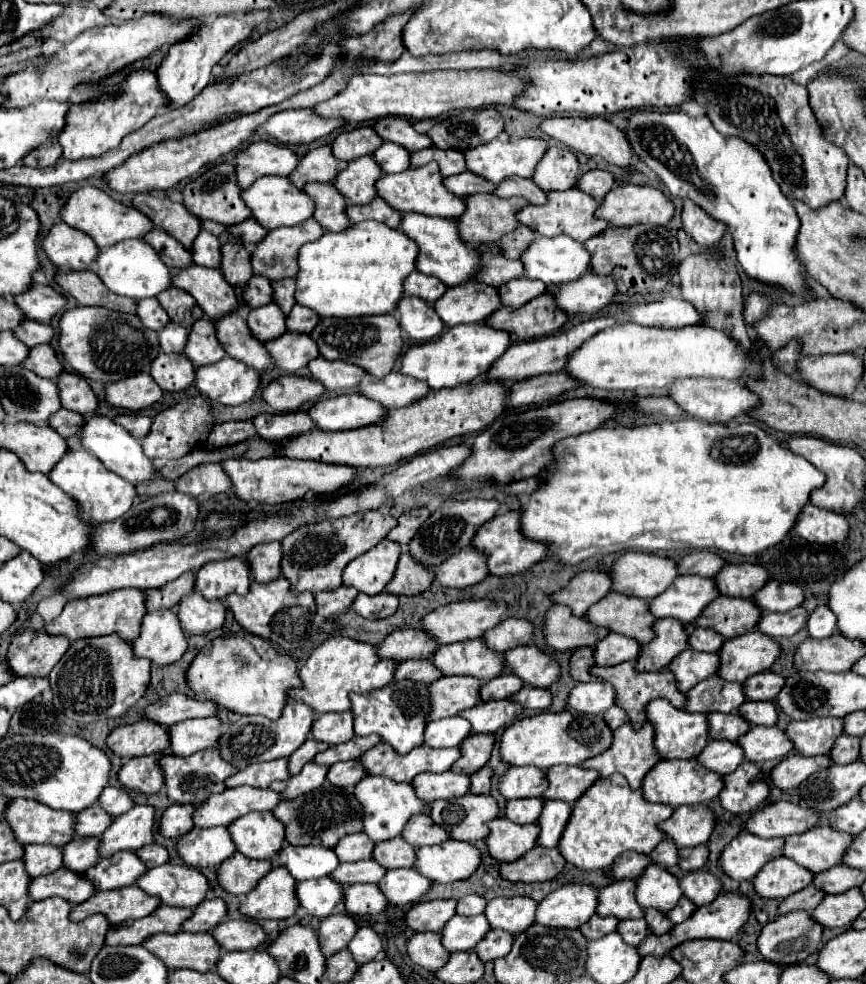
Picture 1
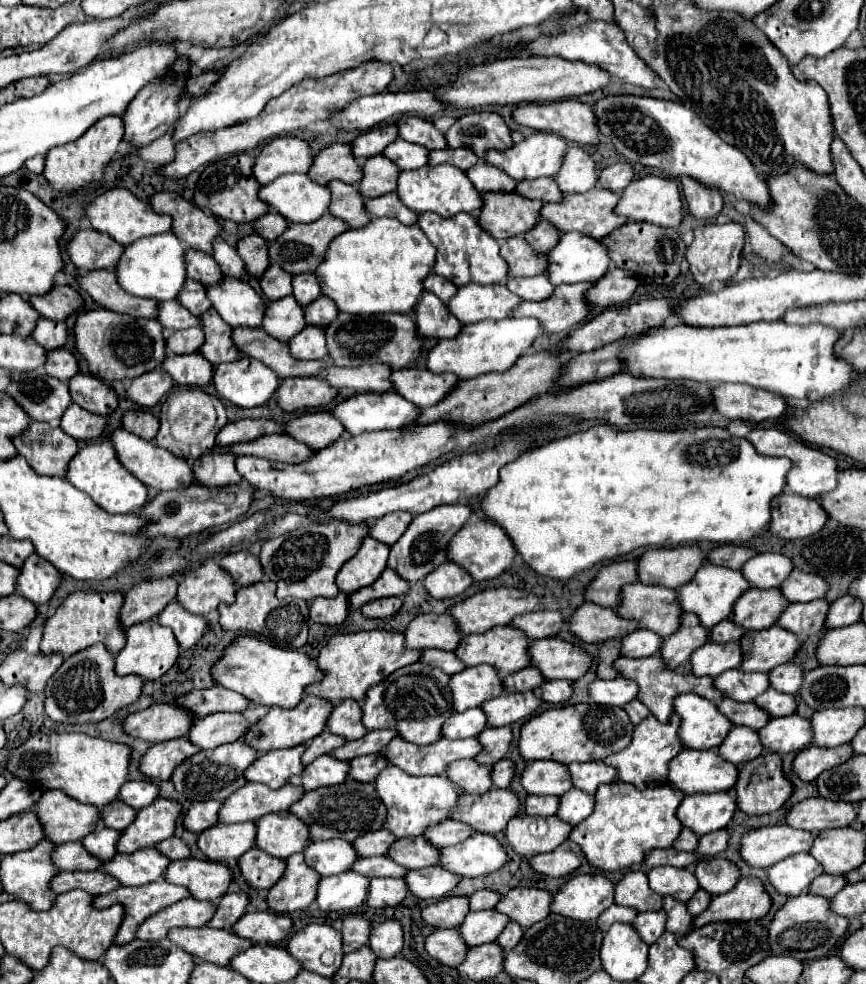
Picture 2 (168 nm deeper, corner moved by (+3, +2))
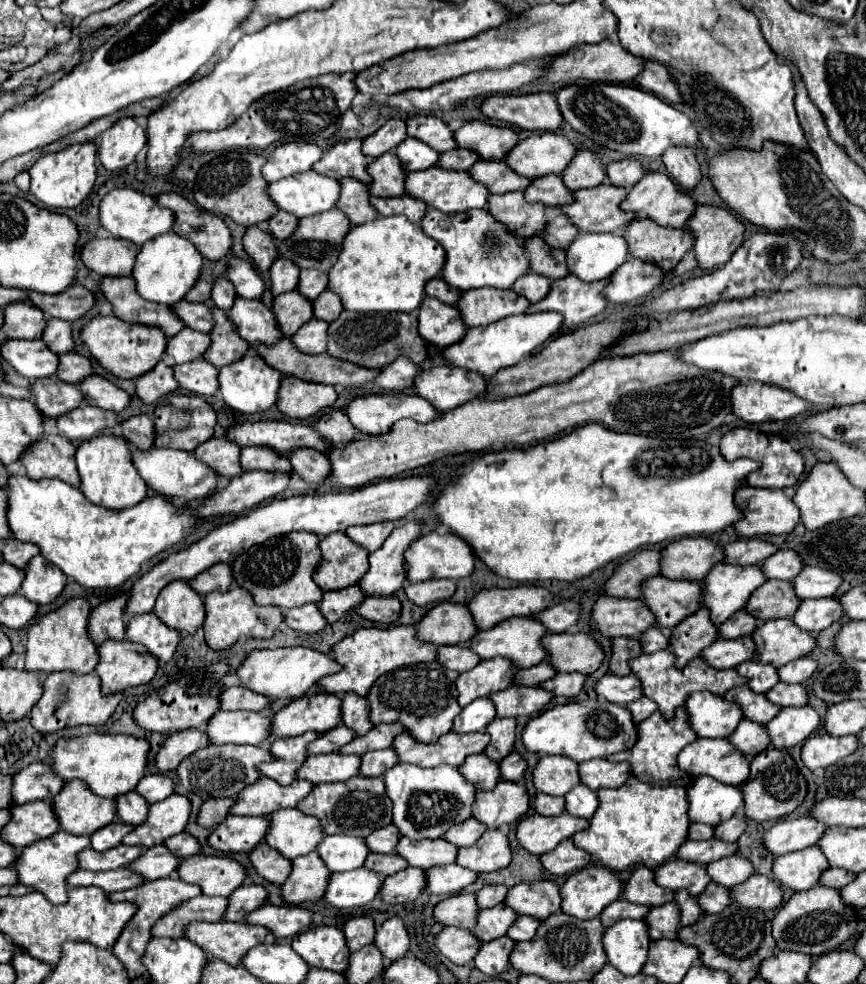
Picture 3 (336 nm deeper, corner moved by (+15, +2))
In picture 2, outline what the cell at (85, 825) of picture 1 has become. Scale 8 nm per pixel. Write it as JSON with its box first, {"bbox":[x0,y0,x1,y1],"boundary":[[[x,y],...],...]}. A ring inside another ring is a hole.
{"bbox":[100,801,136,831],"boundary":[[[112,801],[108,803],[102,811],[100,811],[100,819],[106,827],[110,829],[116,829],[116,831],[122,831],[126,829],[130,823],[132,823],[132,817],[136,815],[136,809],[124,805],[124,803],[118,803],[118,801]]]}

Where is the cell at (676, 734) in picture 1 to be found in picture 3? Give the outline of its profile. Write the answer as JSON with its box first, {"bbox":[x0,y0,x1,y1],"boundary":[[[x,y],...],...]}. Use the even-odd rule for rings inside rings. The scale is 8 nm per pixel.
{"bbox":[686,691,744,737],"boundary":[[[710,691],[692,693],[686,701],[686,711],[698,737],[730,737],[744,719],[740,705]]]}

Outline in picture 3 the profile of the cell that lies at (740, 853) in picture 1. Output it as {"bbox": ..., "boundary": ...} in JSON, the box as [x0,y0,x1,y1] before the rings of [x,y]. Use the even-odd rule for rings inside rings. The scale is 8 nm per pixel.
{"bbox":[764,817,826,855],"boundary":[[[814,817],[784,819],[764,833],[764,845],[774,855],[784,855],[790,851],[812,847],[826,833],[826,825]]]}

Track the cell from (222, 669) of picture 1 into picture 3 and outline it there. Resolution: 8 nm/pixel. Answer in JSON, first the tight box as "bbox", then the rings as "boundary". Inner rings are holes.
{"bbox":[236,647,342,699],"boundary":[[[288,647],[288,649],[262,649],[252,651],[242,667],[236,671],[244,687],[266,695],[270,699],[296,699],[302,697],[310,687],[314,687],[322,677],[338,673],[342,669],[330,655],[308,649],[308,647]]]}

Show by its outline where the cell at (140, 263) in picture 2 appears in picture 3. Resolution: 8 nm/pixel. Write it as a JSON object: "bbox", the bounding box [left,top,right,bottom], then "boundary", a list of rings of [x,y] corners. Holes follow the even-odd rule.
{"bbox":[132,233,204,305],"boundary":[[[164,233],[160,237],[154,237],[152,241],[146,241],[136,257],[134,273],[132,277],[136,279],[136,289],[140,289],[140,295],[148,301],[154,303],[166,303],[174,305],[184,299],[184,295],[194,287],[194,283],[200,277],[204,257],[200,251],[184,237],[172,233]]]}

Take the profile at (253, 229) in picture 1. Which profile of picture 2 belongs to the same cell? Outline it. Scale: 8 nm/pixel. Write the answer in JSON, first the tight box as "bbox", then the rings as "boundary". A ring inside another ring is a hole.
{"bbox":[254,213,288,241],"boundary":[[[266,213],[260,219],[254,221],[254,233],[260,235],[266,241],[274,241],[280,233],[284,233],[288,221],[284,221],[284,217],[280,217],[278,213]]]}

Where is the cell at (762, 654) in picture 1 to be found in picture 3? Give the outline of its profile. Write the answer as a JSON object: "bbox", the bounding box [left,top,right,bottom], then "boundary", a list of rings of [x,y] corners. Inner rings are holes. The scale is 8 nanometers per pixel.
{"bbox":[752,619,816,667],"boundary":[[[792,619],[764,621],[752,633],[752,639],[756,641],[754,659],[776,667],[808,655],[816,647],[816,637],[794,625]]]}

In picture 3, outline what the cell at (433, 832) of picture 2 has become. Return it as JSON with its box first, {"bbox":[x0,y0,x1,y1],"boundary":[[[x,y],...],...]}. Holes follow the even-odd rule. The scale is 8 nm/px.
{"bbox":[444,819,488,847],"boundary":[[[468,819],[464,821],[464,825],[454,825],[448,835],[444,835],[444,839],[452,841],[454,845],[460,845],[460,847],[470,847],[474,845],[486,831],[488,827],[484,823],[480,823],[478,819]]]}

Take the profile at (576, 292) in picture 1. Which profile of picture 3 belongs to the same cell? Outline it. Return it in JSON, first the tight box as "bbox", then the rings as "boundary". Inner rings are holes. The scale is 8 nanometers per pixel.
{"bbox":[604,257,666,305],"boundary":[[[630,257],[610,277],[610,285],[608,289],[604,289],[604,297],[608,297],[608,301],[616,305],[638,301],[660,287],[664,275],[666,273],[656,263]]]}

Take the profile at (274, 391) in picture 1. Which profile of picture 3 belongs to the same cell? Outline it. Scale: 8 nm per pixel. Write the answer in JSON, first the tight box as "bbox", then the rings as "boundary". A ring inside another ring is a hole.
{"bbox":[276,377,338,419],"boundary":[[[284,377],[276,407],[292,419],[314,417],[320,409],[330,407],[338,393],[330,385],[302,381],[298,377]]]}

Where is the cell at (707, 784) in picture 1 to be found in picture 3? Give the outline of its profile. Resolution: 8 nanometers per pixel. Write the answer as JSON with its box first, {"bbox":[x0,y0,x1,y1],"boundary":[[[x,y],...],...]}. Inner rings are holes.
{"bbox":[678,739,750,785],"boundary":[[[696,739],[680,753],[678,765],[696,777],[710,775],[728,785],[742,785],[750,775],[750,759],[728,739]]]}

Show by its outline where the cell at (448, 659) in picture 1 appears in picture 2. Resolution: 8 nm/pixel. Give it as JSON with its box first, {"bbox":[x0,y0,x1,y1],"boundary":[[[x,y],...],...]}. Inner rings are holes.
{"bbox":[454,625,530,677],"boundary":[[[506,625],[506,627],[494,627],[494,629],[486,631],[486,633],[480,633],[480,635],[466,635],[466,637],[460,641],[460,645],[458,645],[458,649],[454,651],[454,655],[456,655],[466,667],[476,667],[476,665],[488,663],[488,665],[492,665],[502,677],[506,677],[506,675],[510,675],[510,673],[516,673],[516,671],[528,667],[528,653],[526,653],[528,645],[530,645],[530,641],[524,637],[524,633],[518,633],[518,631],[512,629],[510,625]]]}

